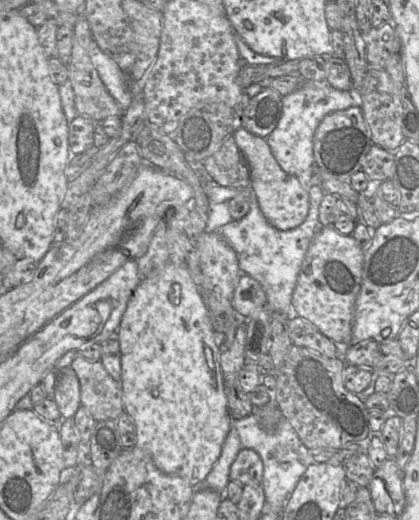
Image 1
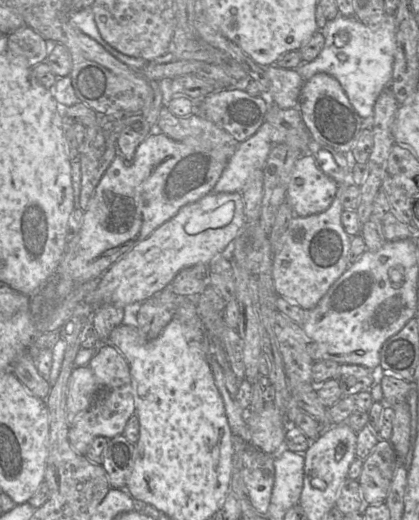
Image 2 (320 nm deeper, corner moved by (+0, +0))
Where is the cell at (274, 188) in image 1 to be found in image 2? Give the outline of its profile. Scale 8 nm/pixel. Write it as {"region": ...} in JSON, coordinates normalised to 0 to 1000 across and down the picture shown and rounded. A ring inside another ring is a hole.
{"region":[[[740,296],[704,313],[683,369],[683,390],[702,412],[730,417],[778,406],[795,388],[807,354],[773,335]]]}

